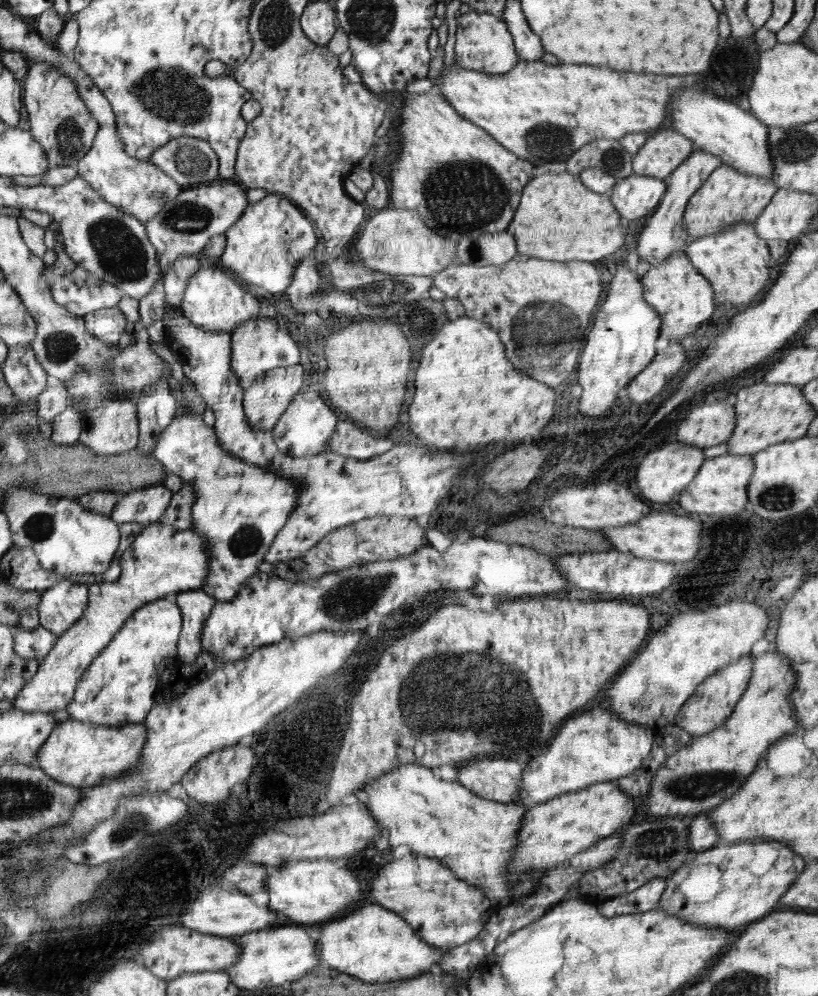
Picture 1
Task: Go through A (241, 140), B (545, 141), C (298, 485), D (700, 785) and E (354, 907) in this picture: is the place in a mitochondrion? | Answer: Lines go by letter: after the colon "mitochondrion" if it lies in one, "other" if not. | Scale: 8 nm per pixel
A: other
B: mitochondrion
C: other
D: mitochondrion
E: other

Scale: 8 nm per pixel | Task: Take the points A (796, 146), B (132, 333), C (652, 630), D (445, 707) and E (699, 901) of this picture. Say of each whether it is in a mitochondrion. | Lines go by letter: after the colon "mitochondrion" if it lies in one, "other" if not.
A: mitochondrion
B: other
C: other
D: mitochondrion
E: other

